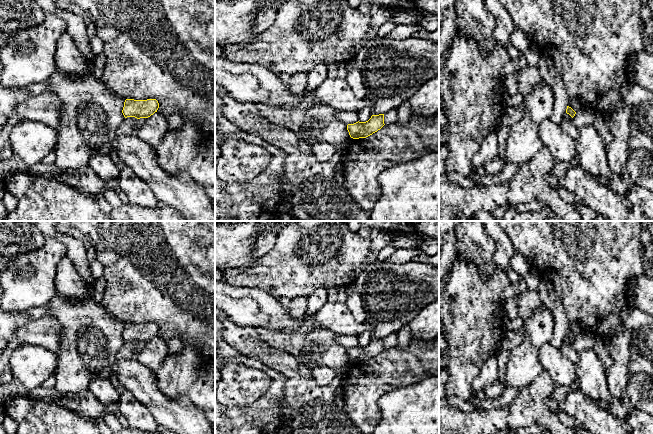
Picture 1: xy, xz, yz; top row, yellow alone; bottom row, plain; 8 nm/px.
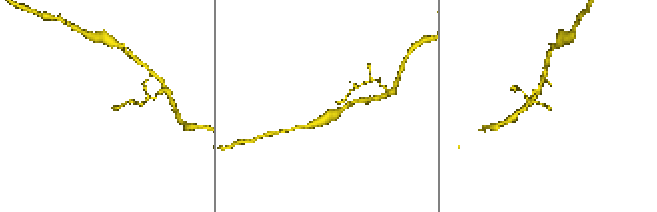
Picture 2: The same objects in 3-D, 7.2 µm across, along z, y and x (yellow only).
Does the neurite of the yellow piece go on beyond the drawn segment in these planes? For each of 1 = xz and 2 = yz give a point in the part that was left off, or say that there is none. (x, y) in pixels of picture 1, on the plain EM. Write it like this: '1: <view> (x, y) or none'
1: none
2: none

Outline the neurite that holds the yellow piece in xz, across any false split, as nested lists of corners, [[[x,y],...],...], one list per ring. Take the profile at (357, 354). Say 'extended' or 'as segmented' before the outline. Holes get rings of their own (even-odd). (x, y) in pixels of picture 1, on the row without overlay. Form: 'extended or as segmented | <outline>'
as segmented | [[[384,338],[372,339],[366,346],[348,348],[347,354],[353,363],[366,362],[384,350]]]

